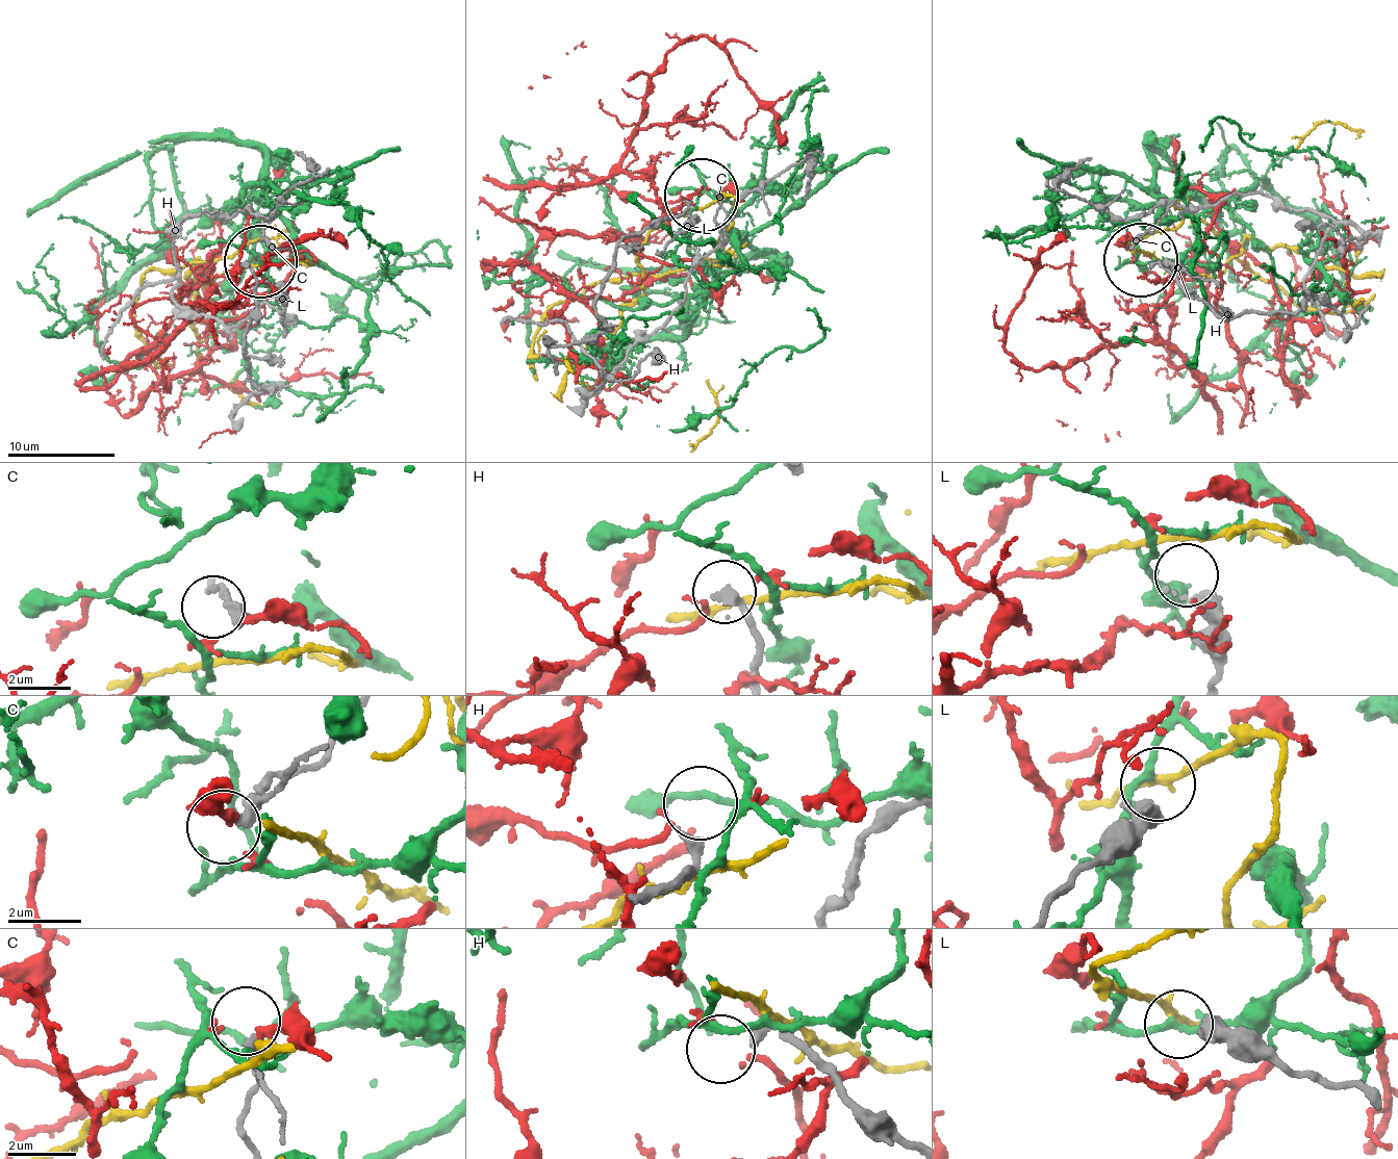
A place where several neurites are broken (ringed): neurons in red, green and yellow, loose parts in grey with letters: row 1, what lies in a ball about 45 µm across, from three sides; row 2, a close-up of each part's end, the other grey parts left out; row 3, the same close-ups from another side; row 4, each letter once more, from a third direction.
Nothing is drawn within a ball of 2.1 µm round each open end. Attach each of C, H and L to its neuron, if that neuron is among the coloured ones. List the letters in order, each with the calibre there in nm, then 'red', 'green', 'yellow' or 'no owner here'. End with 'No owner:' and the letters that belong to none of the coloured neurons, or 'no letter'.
C: 300 nm thick; no owner here
H: 320 nm thick; no owner here
L: 190 nm thick; no owner here
No owner: C, H, L

